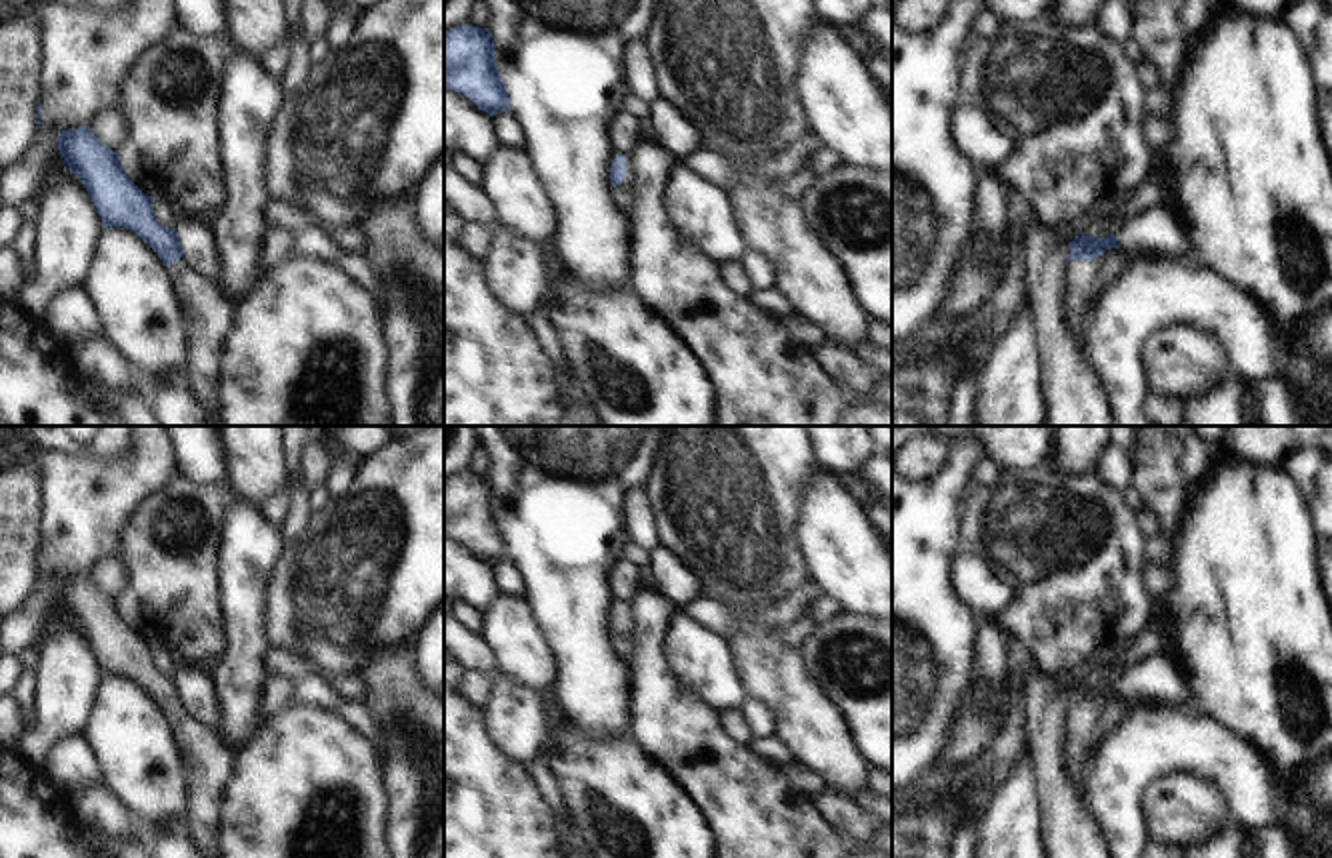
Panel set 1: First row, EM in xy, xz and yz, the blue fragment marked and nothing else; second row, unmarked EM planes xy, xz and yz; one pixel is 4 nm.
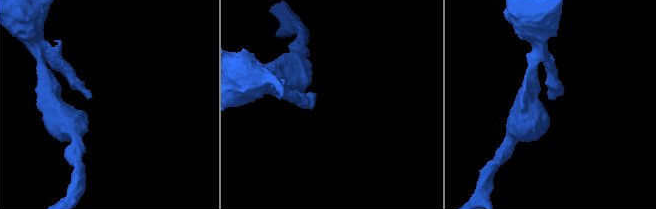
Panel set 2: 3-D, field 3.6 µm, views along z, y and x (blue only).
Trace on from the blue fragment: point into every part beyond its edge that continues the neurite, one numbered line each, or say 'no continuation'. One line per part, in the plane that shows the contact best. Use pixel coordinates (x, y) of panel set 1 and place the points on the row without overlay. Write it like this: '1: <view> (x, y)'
1: yz (1084, 724)

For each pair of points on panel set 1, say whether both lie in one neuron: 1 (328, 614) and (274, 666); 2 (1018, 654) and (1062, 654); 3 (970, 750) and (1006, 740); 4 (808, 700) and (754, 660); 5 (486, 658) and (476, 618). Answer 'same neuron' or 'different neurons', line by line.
1: different neurons
2: different neurons
3: different neurons
4: same neuron
5: different neurons

